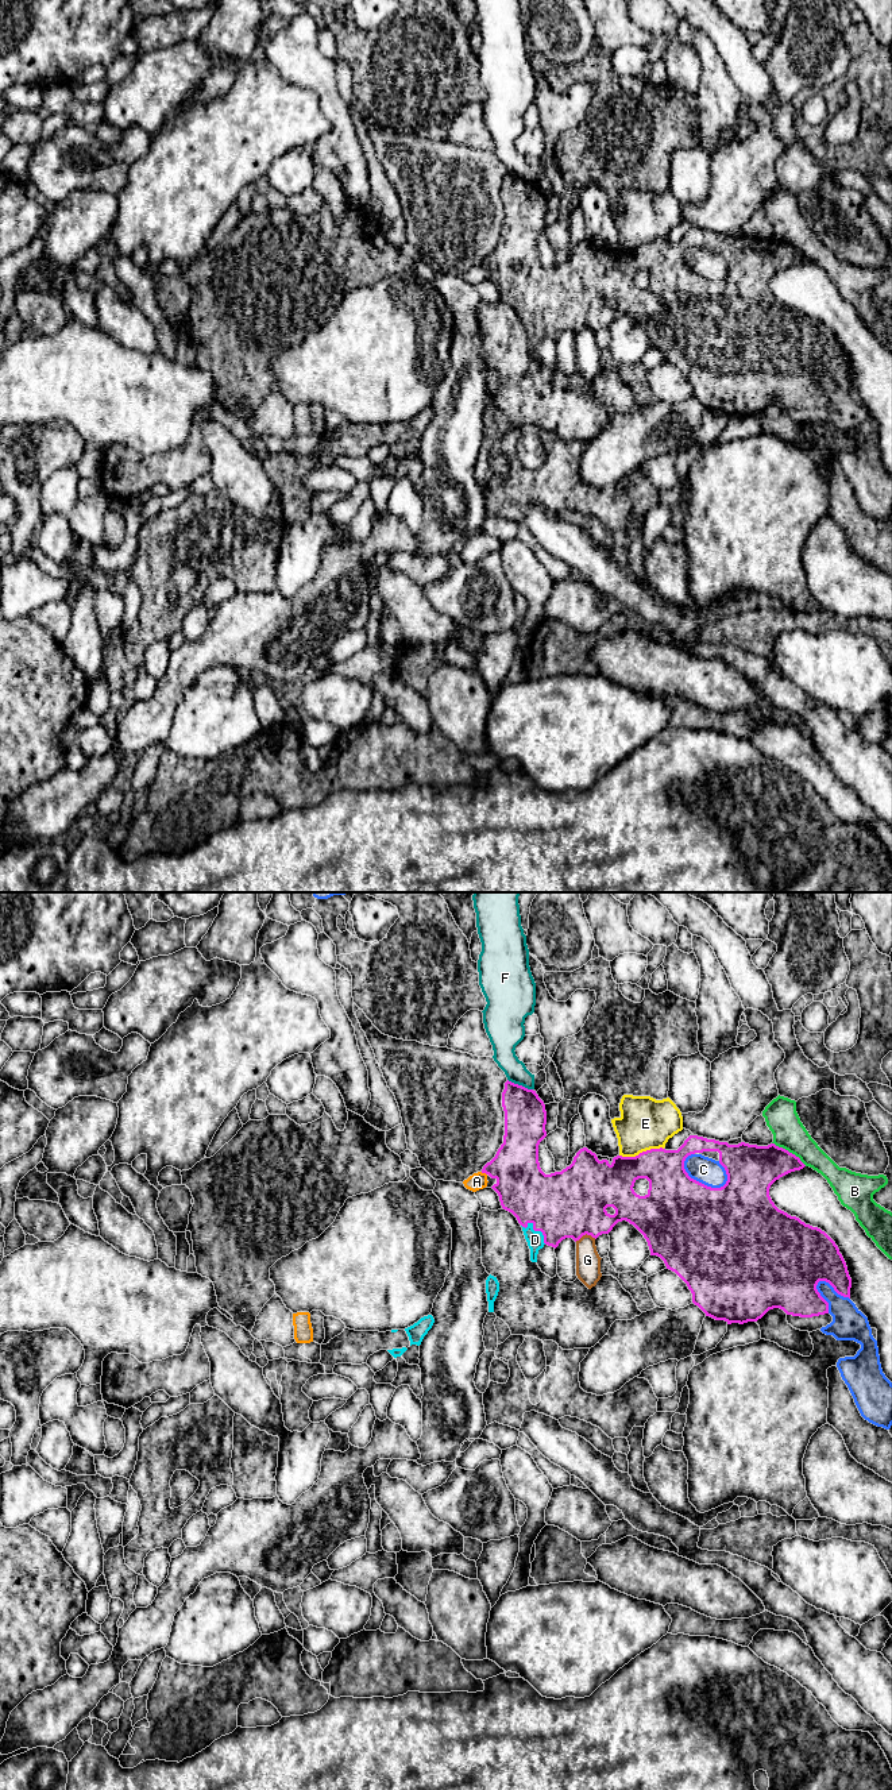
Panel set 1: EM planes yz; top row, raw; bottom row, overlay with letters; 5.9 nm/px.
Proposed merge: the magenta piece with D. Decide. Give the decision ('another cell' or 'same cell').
same cell

